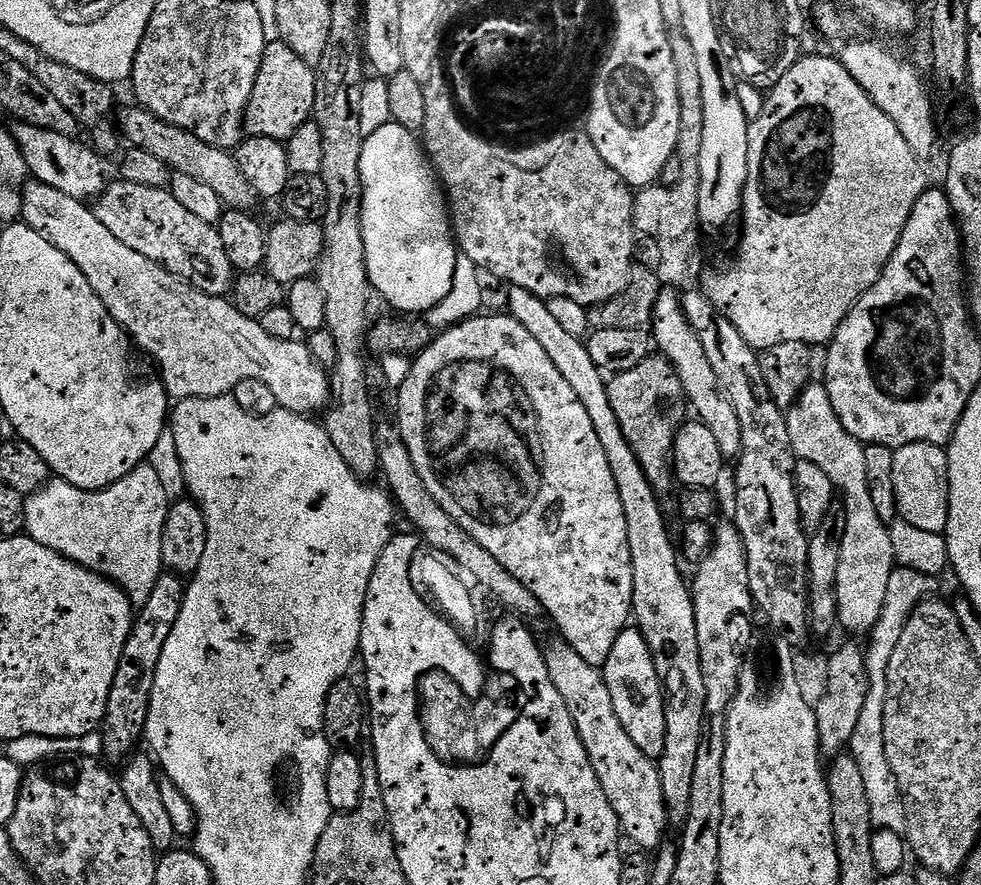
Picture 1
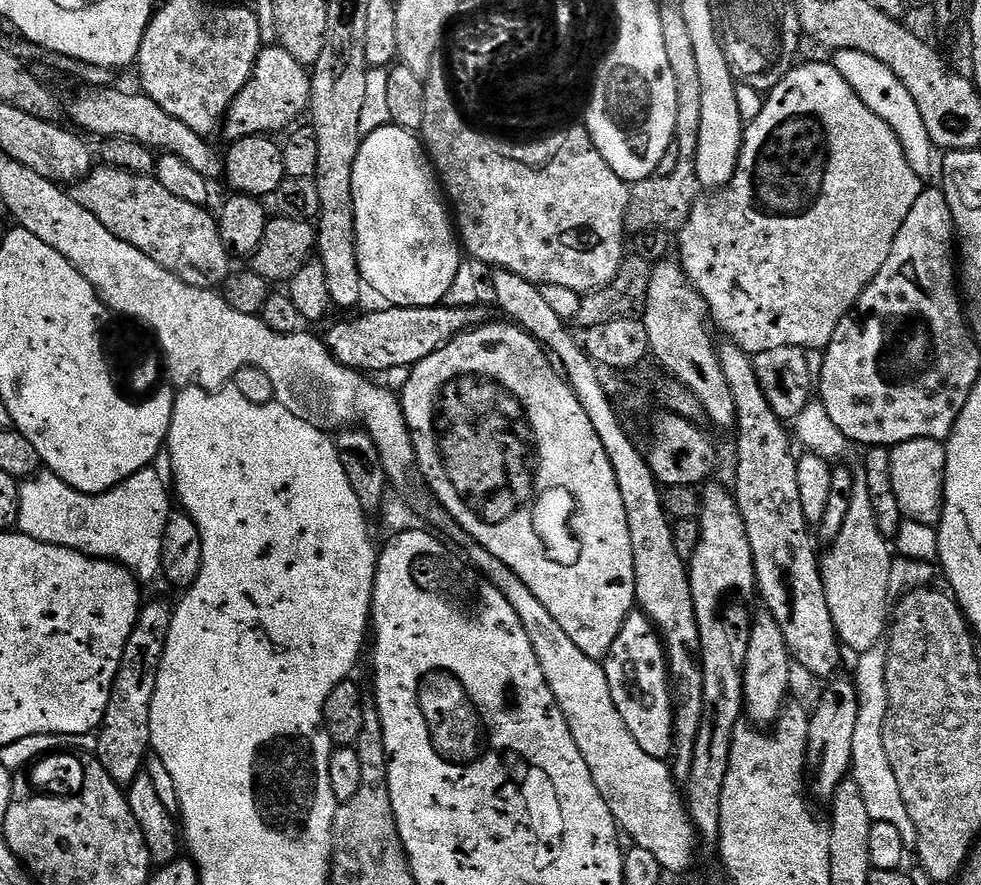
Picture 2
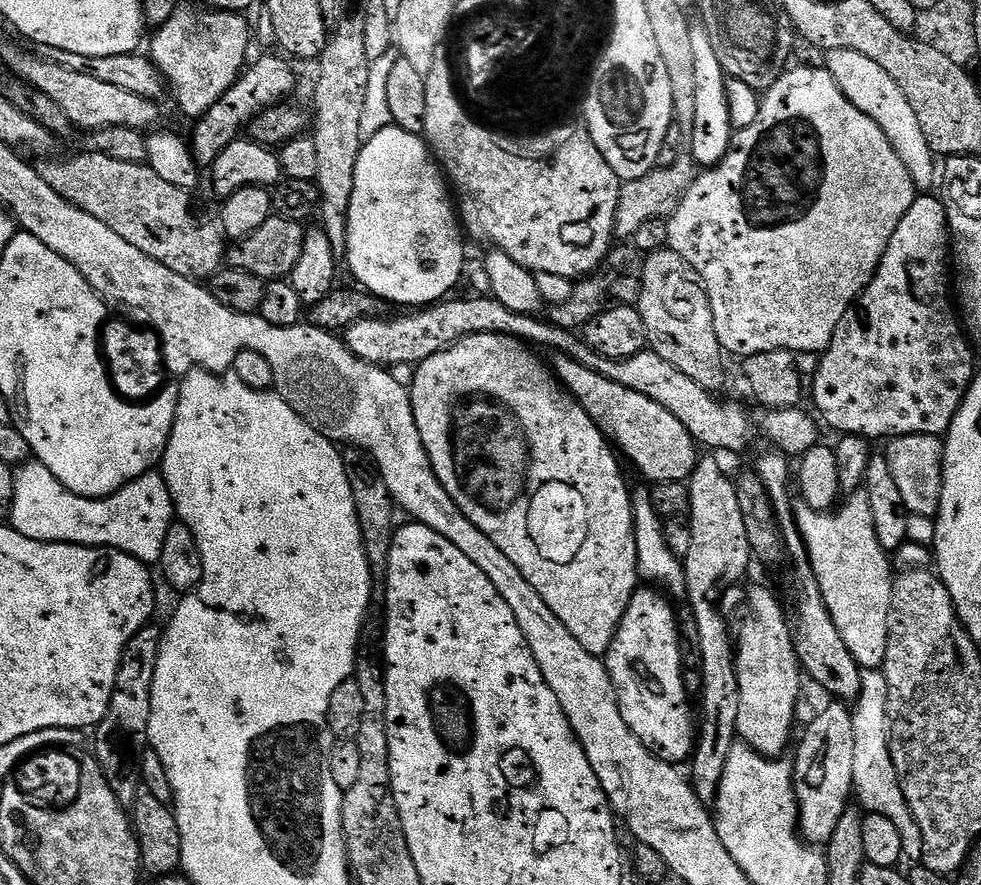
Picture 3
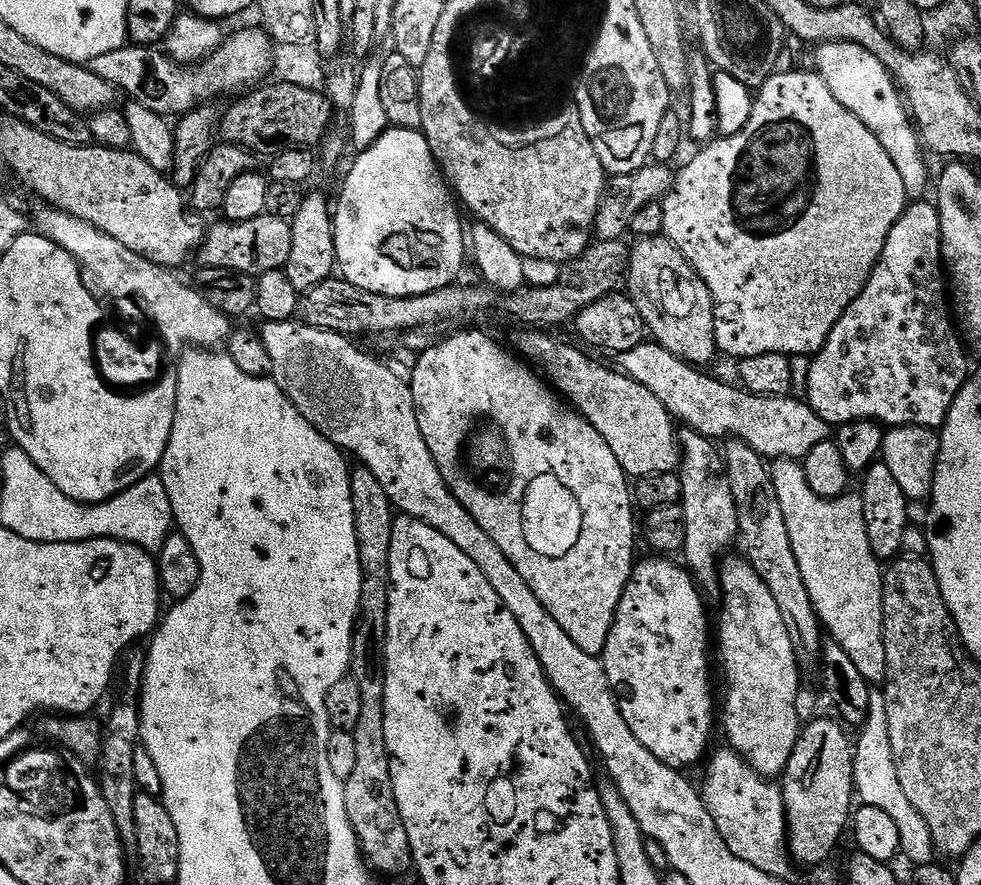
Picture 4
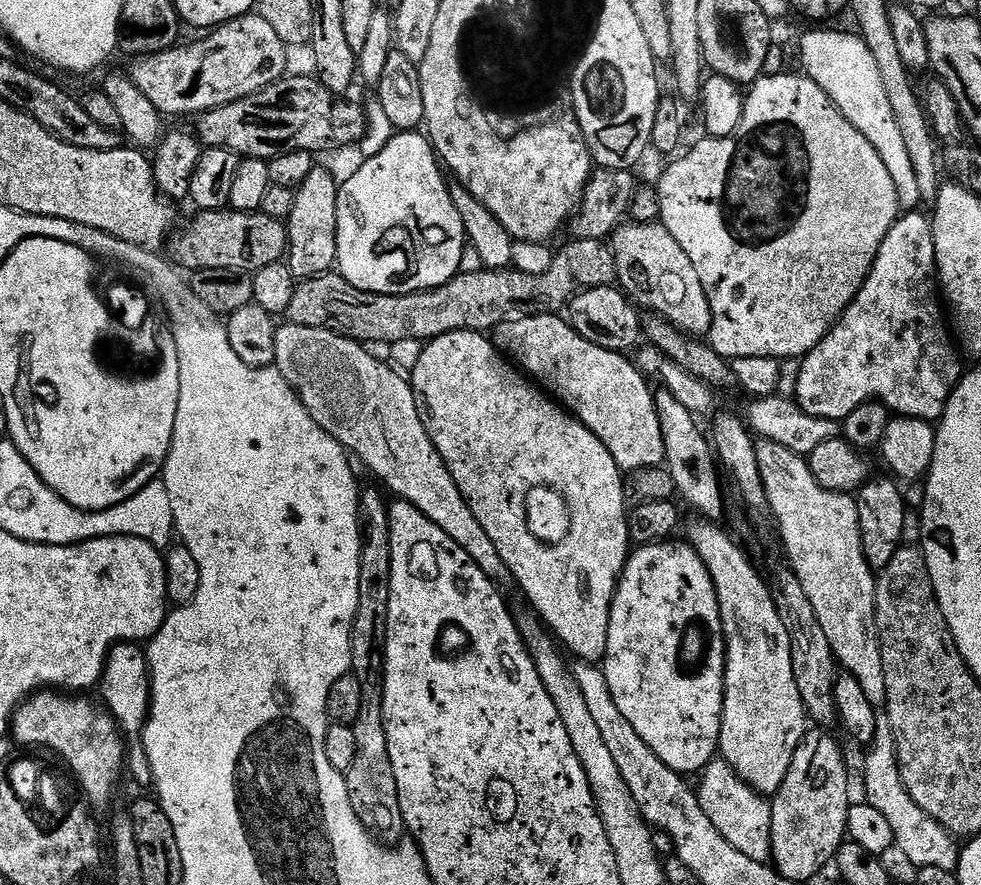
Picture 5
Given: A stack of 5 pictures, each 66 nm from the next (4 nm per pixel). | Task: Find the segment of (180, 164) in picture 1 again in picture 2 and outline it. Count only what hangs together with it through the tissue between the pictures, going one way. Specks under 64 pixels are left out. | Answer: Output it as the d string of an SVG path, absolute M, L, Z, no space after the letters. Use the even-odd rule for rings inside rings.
M92 86L87 89L85 96L76 96L72 101L67 101L66 116L73 120L81 133L93 132L96 138L109 136L122 136L134 142L142 142L142 146L155 150L160 154L180 156L190 170L198 170L208 181L219 181L222 176L222 156L218 151L208 145L205 137L198 135L186 122L178 122L178 118L166 114L158 102L150 97L136 92L123 92L117 86Z

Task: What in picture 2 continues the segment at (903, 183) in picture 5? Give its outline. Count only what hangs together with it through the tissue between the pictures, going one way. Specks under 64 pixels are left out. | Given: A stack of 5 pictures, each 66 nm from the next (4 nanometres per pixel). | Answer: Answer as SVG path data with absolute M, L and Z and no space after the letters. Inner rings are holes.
M842 50L835 53L834 63L838 74L842 74L846 82L850 82L854 94L858 94L858 98L862 98L862 102L866 102L866 106L870 106L870 110L874 110L874 114L878 114L878 118L882 118L886 126L894 130L898 142L902 142L902 150L910 166L921 178L928 178L932 172L932 152L934 153L930 133L926 130L921 111L918 110L918 102L914 102L910 90L906 90L894 70L890 70L890 66L886 66L878 58L872 58L870 54L858 50Z

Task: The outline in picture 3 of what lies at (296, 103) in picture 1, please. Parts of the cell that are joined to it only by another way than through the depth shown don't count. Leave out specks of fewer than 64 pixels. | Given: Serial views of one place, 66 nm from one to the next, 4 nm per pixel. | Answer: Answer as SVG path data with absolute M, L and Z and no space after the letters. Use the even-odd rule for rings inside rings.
M283 55L280 56L260 56L256 61L253 59L245 67L236 85L226 90L226 94L222 94L222 98L218 98L218 102L214 102L214 106L210 106L210 110L206 110L206 114L193 123L196 125L192 128L192 136L190 135L190 147L192 157L201 169L211 169L218 154L222 154L222 150L226 150L226 146L230 146L230 142L241 135L240 127L243 124L244 127L251 125L252 119L263 108L273 108L275 104L291 97L288 95L296 88L296 72L287 64L289 61Z

